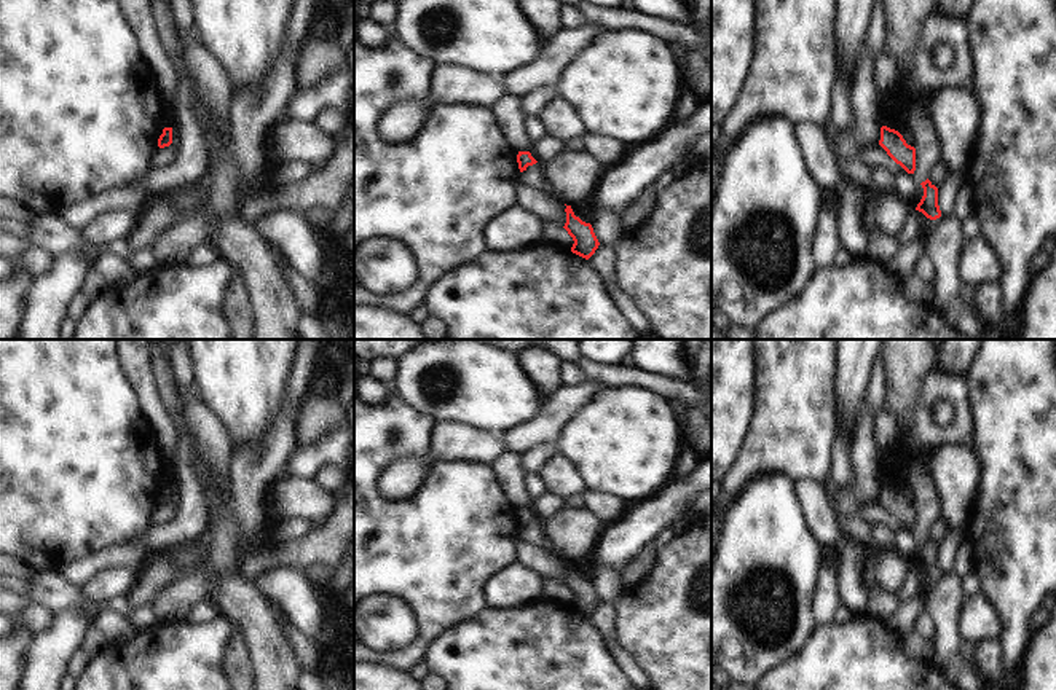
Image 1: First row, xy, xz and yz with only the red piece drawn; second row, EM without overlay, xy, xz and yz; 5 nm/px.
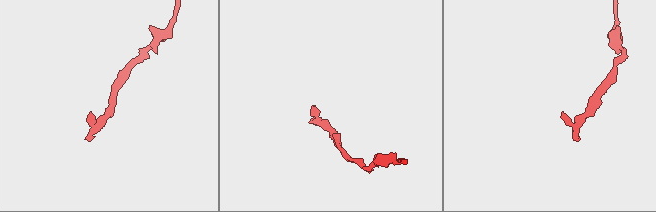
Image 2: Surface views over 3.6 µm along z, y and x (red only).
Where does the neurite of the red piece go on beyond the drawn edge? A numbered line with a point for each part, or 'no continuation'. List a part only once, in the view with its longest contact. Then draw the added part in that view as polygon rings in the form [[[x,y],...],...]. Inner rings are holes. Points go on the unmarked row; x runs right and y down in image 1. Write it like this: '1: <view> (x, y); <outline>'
no continuation

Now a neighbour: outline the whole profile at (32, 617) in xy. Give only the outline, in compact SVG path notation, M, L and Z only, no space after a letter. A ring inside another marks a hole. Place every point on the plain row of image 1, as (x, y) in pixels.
M29 604L18 615L19 623L30 633L40 633L49 625L49 610L37 604Z

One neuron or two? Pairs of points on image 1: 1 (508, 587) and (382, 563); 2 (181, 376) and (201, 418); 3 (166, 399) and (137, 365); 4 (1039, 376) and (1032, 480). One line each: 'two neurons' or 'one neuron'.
1: two neurons
2: one neuron
3: two neurons
4: one neuron

